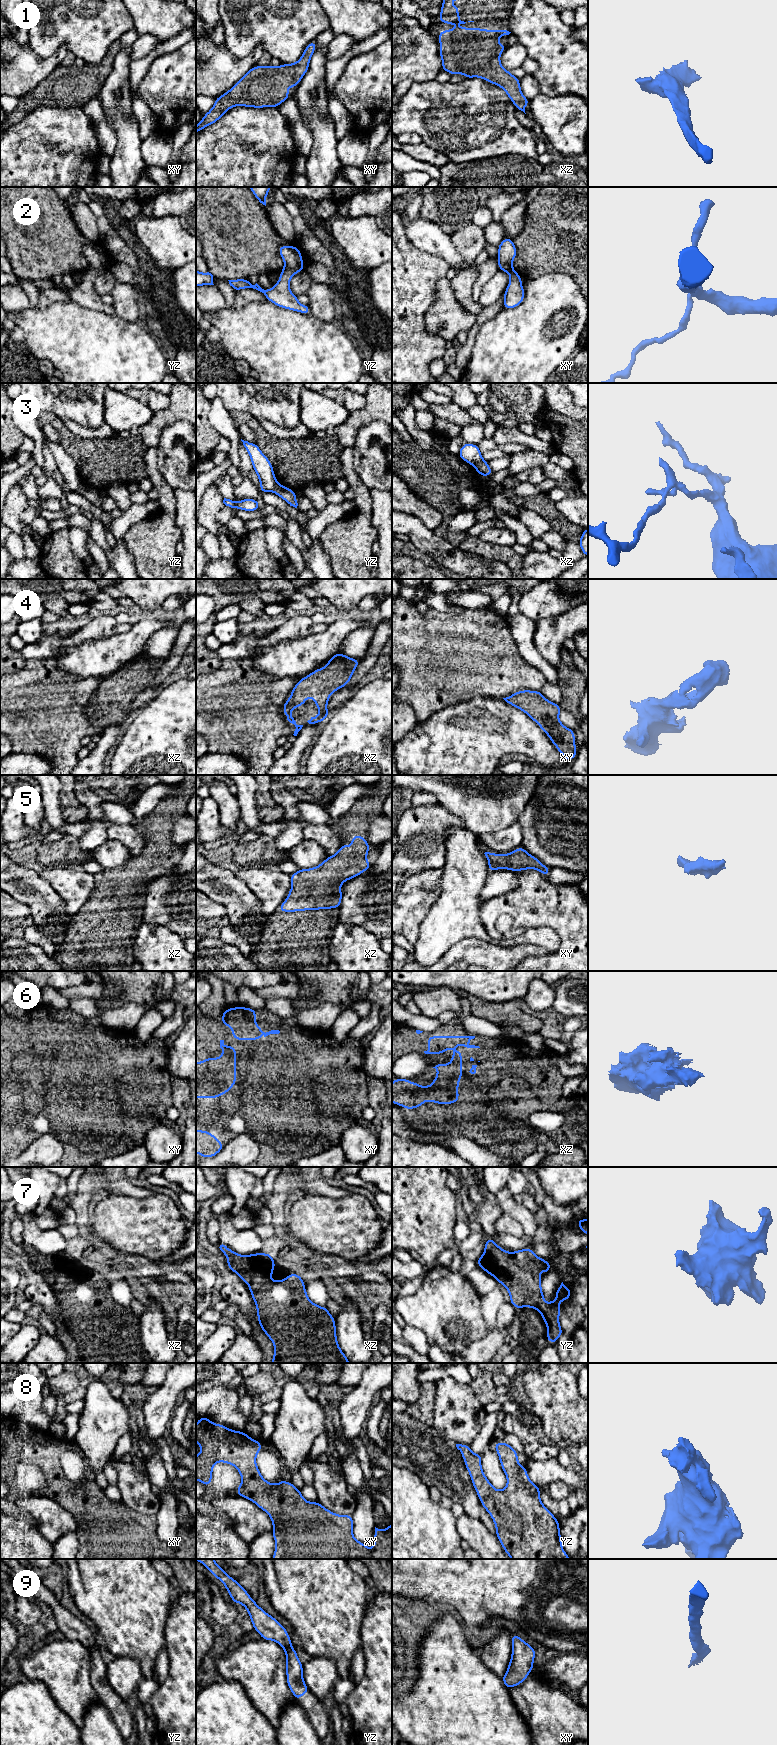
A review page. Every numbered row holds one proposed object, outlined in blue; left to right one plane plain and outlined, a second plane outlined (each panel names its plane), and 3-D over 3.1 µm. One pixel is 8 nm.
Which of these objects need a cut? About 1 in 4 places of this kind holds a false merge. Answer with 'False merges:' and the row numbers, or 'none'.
False merges: 3

